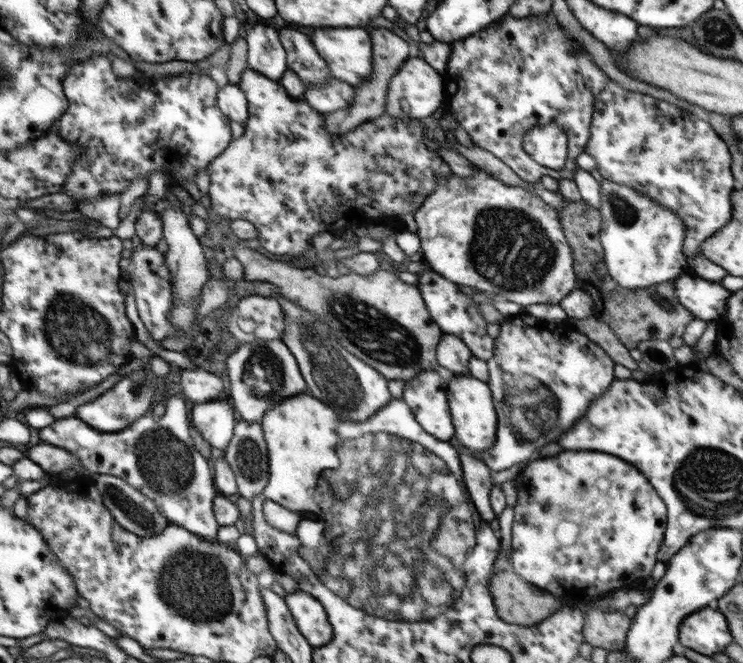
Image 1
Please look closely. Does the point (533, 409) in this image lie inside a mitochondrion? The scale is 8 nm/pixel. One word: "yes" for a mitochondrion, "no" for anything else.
yes

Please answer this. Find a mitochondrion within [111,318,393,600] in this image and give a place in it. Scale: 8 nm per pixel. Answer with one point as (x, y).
(165, 463)

